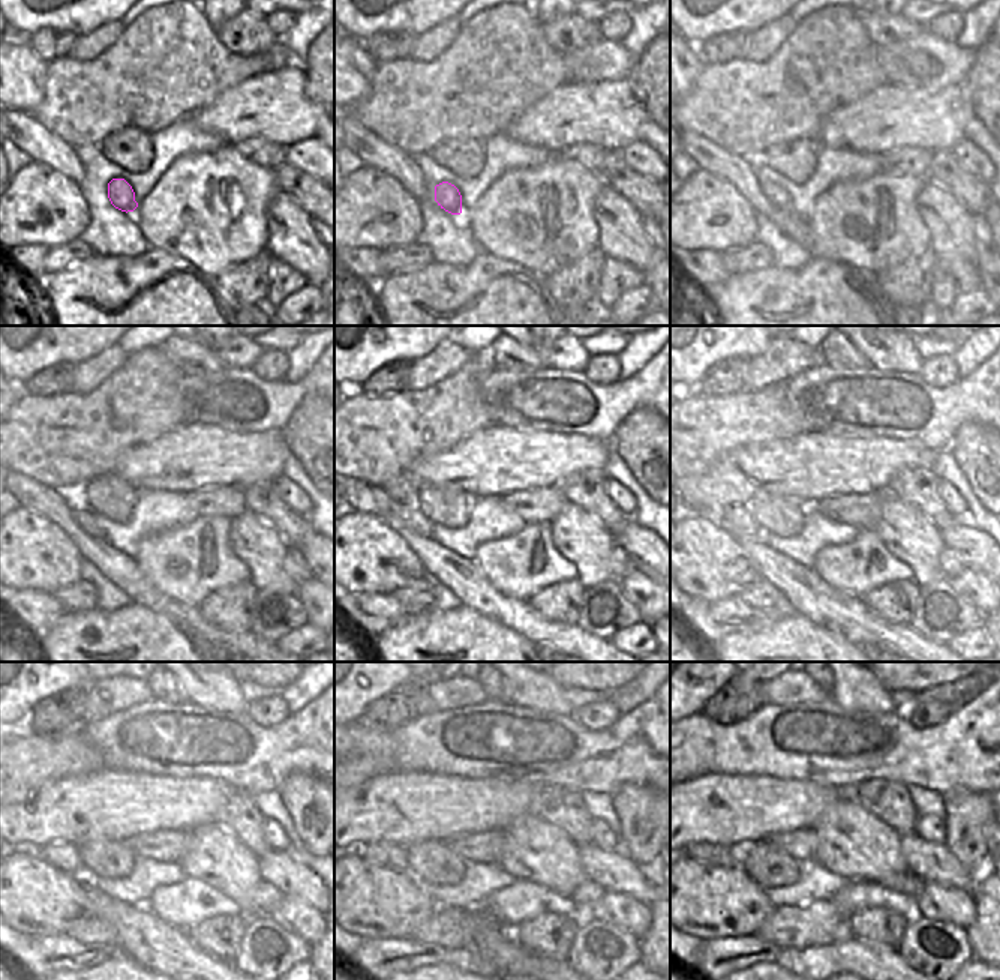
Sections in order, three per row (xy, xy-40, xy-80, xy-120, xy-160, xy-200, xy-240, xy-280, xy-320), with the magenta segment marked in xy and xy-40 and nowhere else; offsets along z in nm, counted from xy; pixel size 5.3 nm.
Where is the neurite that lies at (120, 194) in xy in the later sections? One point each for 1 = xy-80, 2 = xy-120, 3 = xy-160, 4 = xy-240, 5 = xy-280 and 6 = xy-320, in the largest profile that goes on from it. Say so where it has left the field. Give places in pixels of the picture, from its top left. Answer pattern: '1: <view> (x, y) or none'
1: xy-80 (774, 192)
2: xy-120 (87, 520)
3: xy-160 (414, 520)
4: xy-240 (65, 856)
5: xy-280 (390, 856)
6: xy-320 (714, 854)

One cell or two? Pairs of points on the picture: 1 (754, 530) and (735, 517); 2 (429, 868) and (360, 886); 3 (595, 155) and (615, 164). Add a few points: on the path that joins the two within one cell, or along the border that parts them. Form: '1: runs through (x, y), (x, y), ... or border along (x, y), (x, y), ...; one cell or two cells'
1: runs through (750, 529), (739, 521); one cell
2: border along (408, 871), (425, 887); two cells
3: border along (609, 152), (598, 171); two cells

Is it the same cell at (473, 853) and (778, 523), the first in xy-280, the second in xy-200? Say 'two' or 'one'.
two

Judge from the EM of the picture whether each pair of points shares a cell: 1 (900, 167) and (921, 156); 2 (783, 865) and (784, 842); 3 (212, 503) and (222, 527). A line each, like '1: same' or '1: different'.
1: same
2: different
3: different

